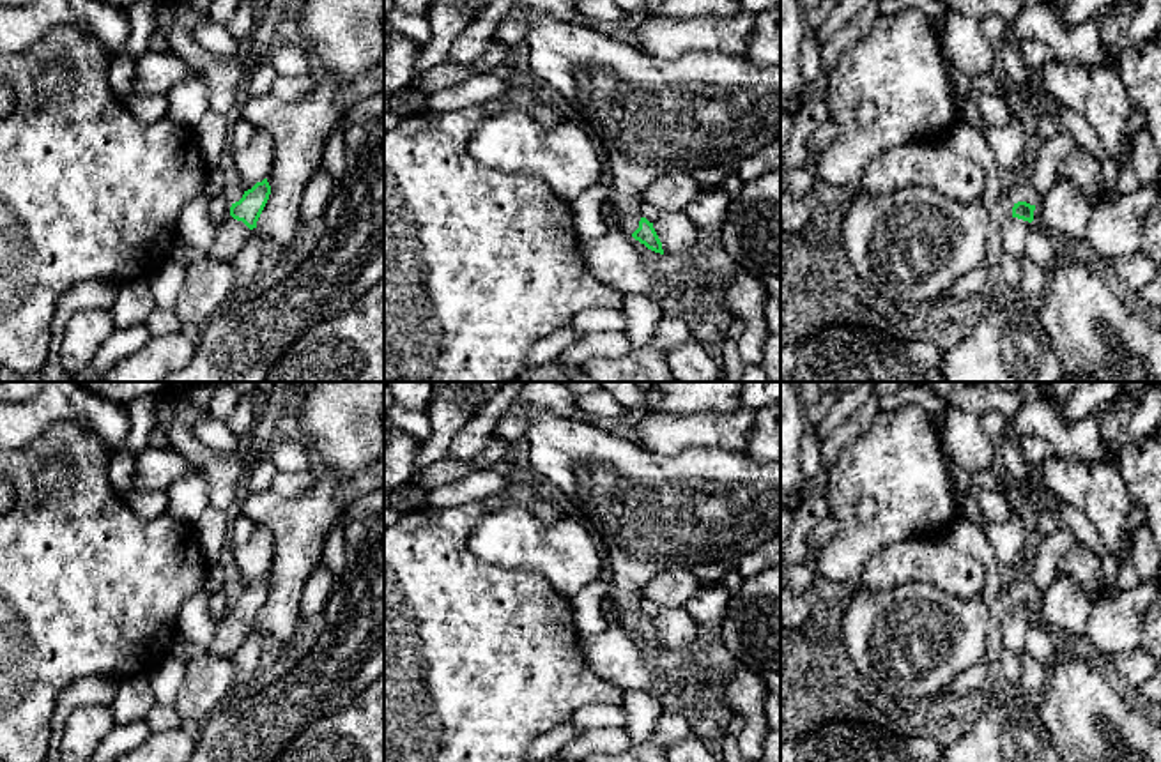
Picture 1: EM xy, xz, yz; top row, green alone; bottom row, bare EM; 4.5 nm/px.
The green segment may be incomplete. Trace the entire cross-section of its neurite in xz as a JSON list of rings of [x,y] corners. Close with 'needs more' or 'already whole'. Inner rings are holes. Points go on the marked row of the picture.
[[[625,202],[616,203],[612,223],[618,225],[625,233],[630,233],[648,249],[664,255],[662,242],[653,228],[653,223],[650,223],[641,214],[635,203],[634,205],[627,205]]] | needs more

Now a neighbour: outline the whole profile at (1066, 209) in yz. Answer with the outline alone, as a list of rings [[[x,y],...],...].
[[[1057,179],[1042,200],[1035,203],[1034,226],[1057,232],[1067,239],[1085,239],[1094,205],[1071,180]]]

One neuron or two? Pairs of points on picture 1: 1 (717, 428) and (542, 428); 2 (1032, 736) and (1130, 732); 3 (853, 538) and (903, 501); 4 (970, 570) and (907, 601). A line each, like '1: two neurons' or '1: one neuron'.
1: two neurons
2: two neurons
3: one neuron
4: two neurons

